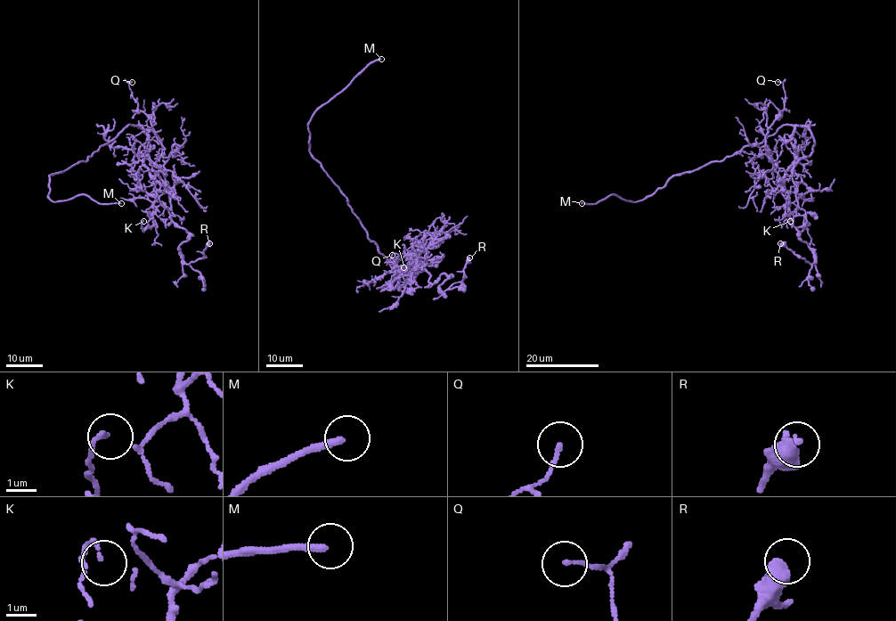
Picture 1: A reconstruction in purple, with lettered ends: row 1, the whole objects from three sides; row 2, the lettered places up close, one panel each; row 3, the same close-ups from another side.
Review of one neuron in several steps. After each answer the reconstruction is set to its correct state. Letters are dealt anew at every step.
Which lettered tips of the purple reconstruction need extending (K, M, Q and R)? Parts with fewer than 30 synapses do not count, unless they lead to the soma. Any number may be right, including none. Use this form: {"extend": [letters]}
{"extend": ["M"]}

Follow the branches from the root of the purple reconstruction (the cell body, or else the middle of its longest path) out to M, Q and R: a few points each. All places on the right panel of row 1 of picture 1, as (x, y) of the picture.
M: (778, 128), (721, 160), (672, 176), (640, 200), (609, 194), (595, 204), (582, 203)
Q: (778, 128), (795, 125), (794, 162), (782, 178), (765, 143), (784, 109), (785, 90), (777, 82)
R: (778, 128), (812, 133), (792, 181), (806, 214), (796, 229), (814, 261), (780, 243)

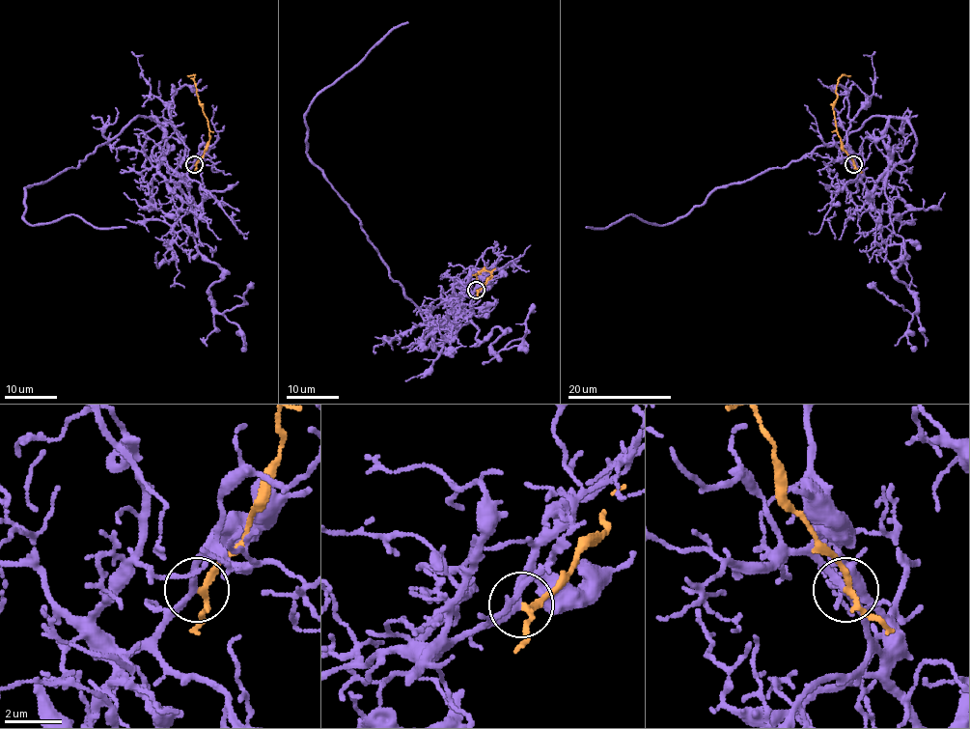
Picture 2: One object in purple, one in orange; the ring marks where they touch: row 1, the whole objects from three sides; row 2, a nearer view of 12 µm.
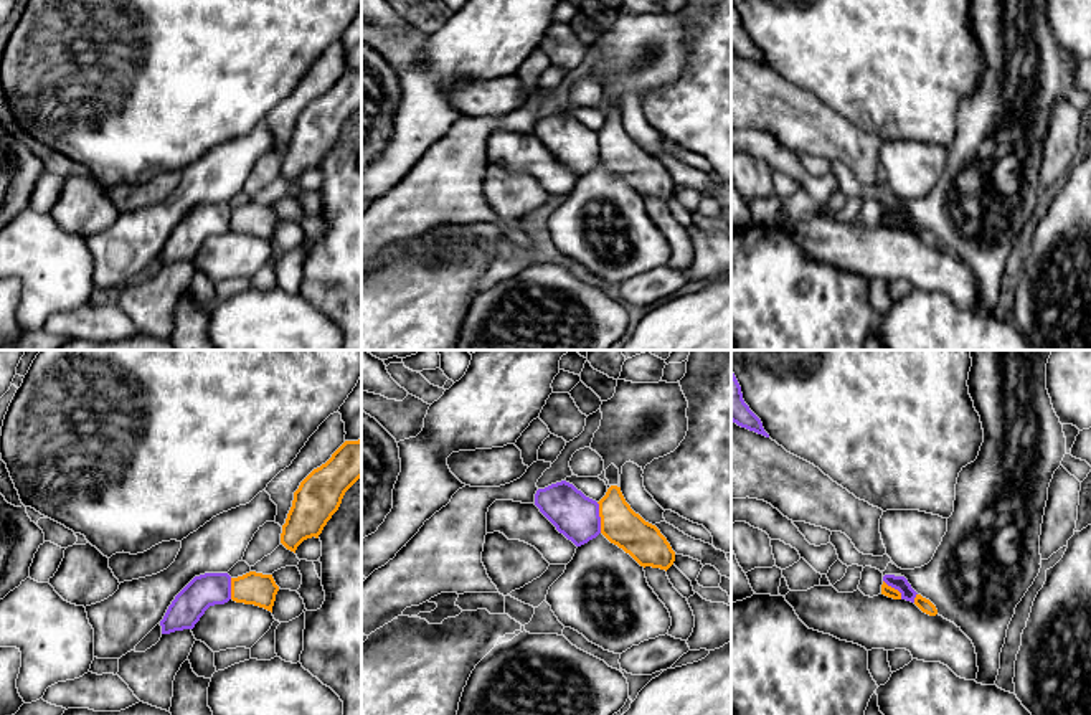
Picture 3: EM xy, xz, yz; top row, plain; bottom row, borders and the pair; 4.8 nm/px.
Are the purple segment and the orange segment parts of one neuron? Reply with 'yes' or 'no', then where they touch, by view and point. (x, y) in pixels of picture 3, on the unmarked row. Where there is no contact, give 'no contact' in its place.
no; meets purple in xz at (599, 147)

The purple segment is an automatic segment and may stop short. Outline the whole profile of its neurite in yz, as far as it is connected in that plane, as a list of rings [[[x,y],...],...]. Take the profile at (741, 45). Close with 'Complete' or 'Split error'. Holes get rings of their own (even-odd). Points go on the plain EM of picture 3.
[[[731,2],[731,51],[741,58],[746,58],[749,61],[769,68],[769,64],[763,58],[761,50],[744,33],[741,17],[733,2]]]. Complete

